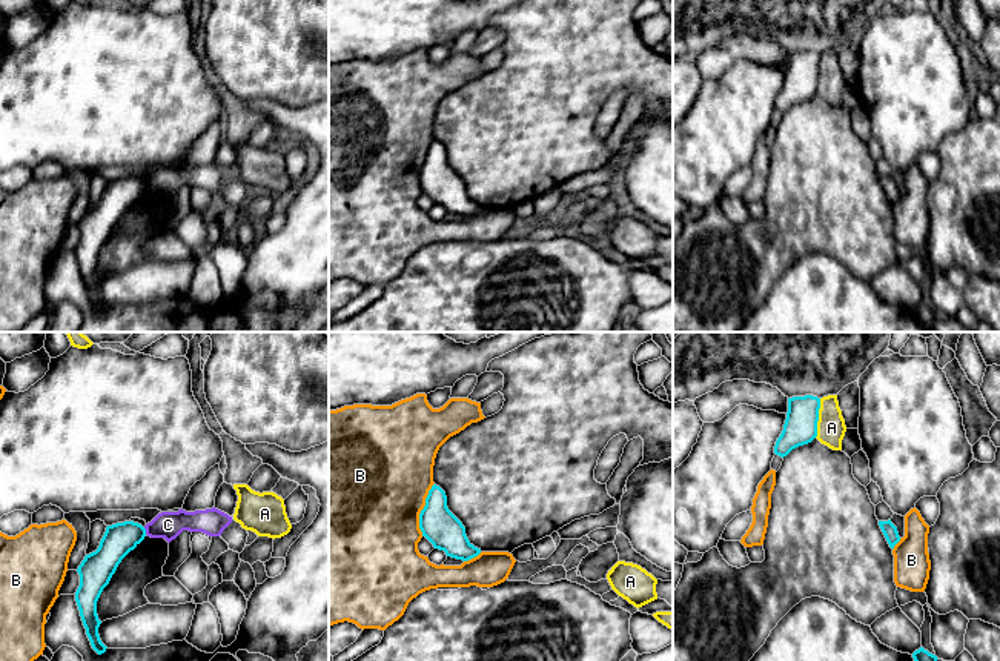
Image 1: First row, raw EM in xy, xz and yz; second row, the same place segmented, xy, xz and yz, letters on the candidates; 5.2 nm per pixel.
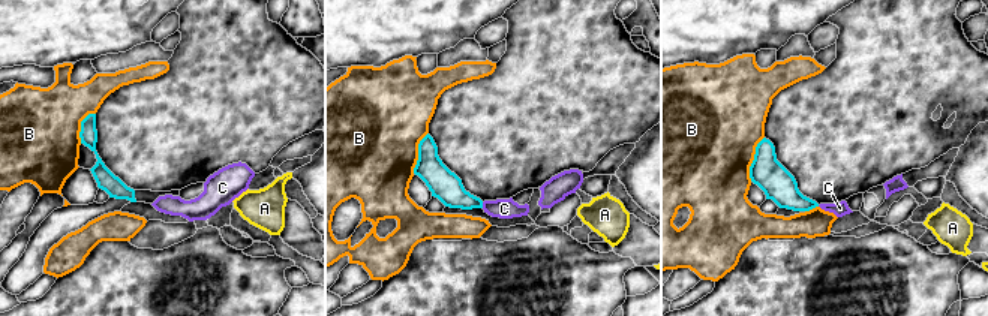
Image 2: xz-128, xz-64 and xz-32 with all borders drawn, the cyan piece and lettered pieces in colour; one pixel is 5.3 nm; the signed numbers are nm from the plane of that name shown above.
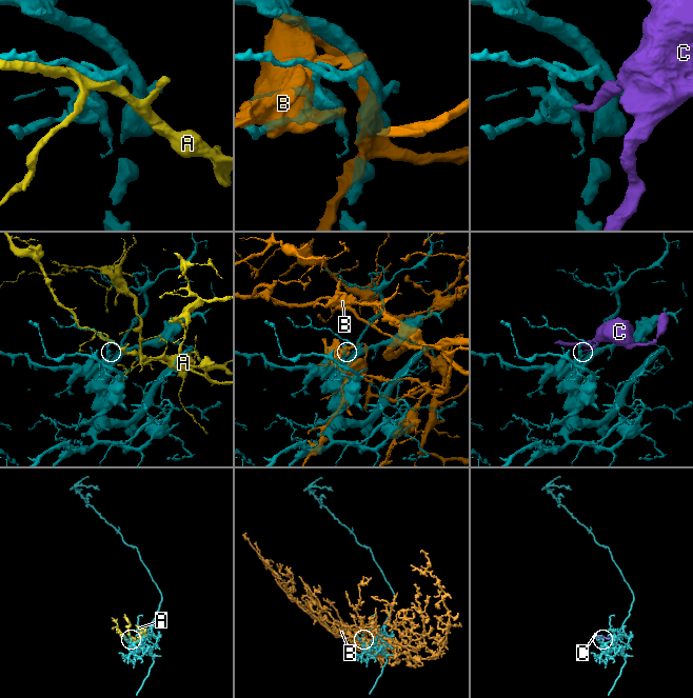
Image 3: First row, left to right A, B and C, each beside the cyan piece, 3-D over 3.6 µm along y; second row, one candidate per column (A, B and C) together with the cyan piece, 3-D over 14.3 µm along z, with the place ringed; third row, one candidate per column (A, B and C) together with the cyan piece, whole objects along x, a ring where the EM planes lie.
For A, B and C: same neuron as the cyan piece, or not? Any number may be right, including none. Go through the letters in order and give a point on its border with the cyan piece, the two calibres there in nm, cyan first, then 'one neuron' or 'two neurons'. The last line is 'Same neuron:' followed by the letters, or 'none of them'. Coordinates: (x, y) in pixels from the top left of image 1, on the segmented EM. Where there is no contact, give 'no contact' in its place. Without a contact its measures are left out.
A: yz (817, 418) | 180/150 nm | two neurons
B: xz (423, 509) | 190/480 nm | two neurons
C: xy (145, 531) | 170/140 nm | two neurons
Same neuron: none of them

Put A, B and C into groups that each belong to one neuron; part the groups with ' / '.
A / B / C

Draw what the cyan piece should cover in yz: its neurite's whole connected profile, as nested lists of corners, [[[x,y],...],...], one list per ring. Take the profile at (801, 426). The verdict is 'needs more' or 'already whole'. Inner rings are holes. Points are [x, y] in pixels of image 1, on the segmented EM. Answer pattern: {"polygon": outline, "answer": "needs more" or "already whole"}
{"polygon": [[[813,395],[788,398],[783,430],[776,441],[774,453],[786,457],[793,449],[811,443],[817,437],[820,398]]], "answer": "already whole"}

